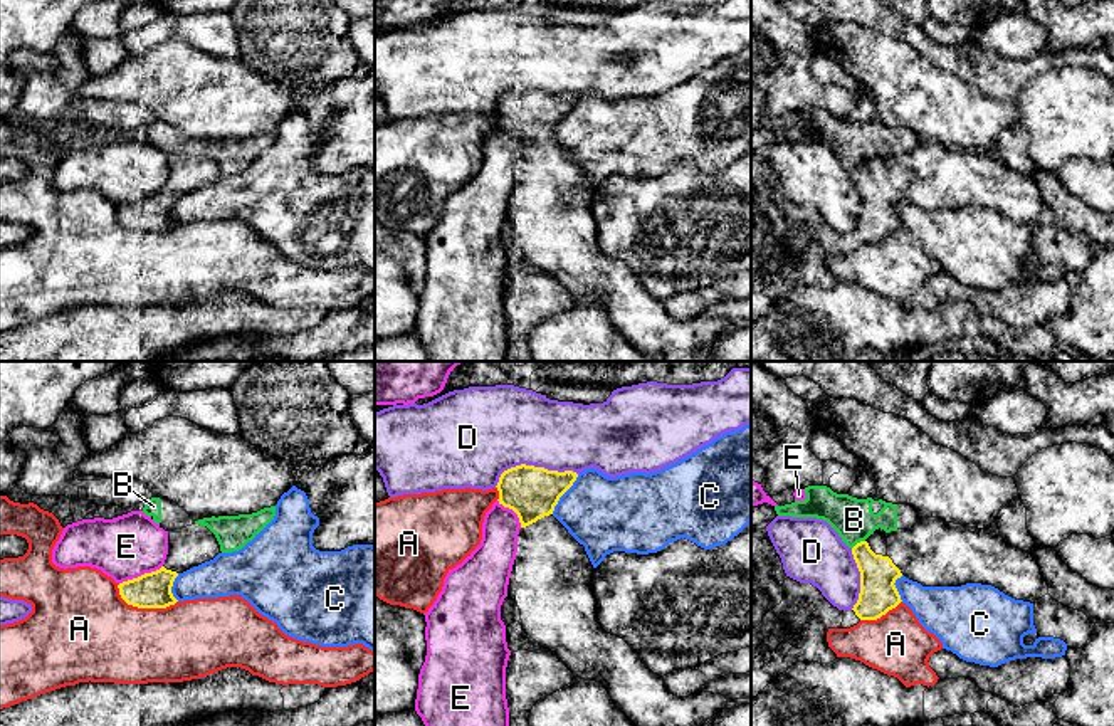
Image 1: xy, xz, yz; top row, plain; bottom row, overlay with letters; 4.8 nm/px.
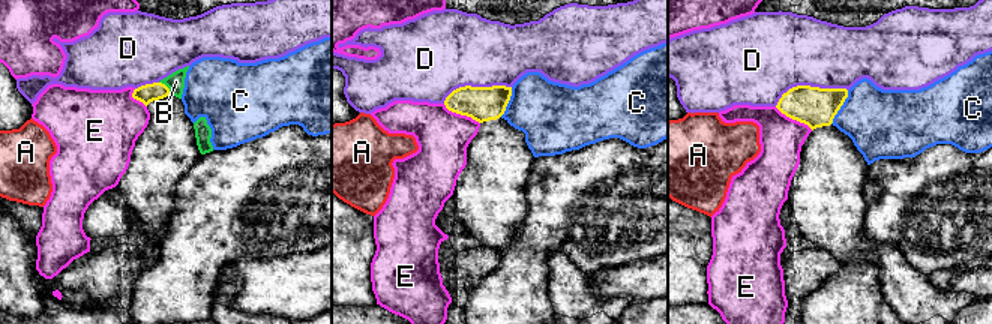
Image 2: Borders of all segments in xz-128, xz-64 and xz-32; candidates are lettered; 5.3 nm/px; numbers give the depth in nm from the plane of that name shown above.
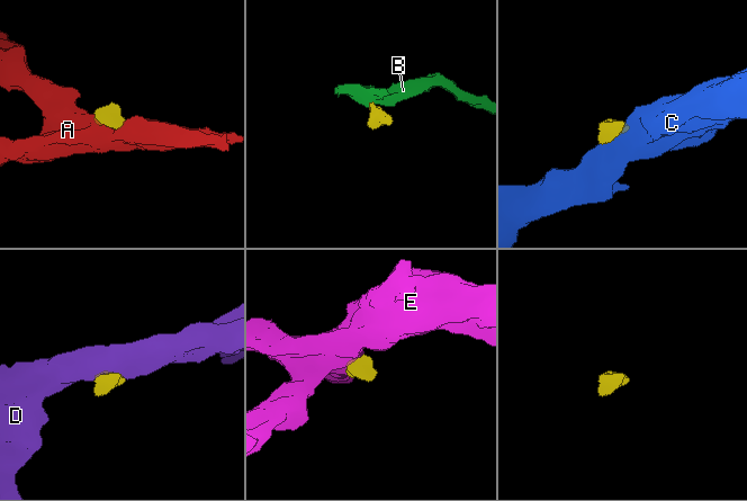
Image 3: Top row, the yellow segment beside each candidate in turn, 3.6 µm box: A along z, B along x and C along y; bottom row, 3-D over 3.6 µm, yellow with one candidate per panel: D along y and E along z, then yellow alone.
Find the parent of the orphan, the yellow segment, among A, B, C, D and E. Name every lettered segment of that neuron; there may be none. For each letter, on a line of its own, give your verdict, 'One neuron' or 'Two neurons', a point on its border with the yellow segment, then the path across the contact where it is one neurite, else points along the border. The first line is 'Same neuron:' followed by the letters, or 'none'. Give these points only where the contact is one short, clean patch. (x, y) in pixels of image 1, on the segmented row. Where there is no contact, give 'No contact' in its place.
Same neuron: none
A: Two neurons. Touches yellow at xy (143, 607)
B: Two neurons. Touches yellow at yz (857, 543). Boundary: yz (864, 540), (852, 548)
C: Two neurons. Touches yellow at xz (563, 493)
D: Two neurons. Touches yellow at xz (533, 466)
E: Two neurons. Touches yellow at xy (141, 575)

